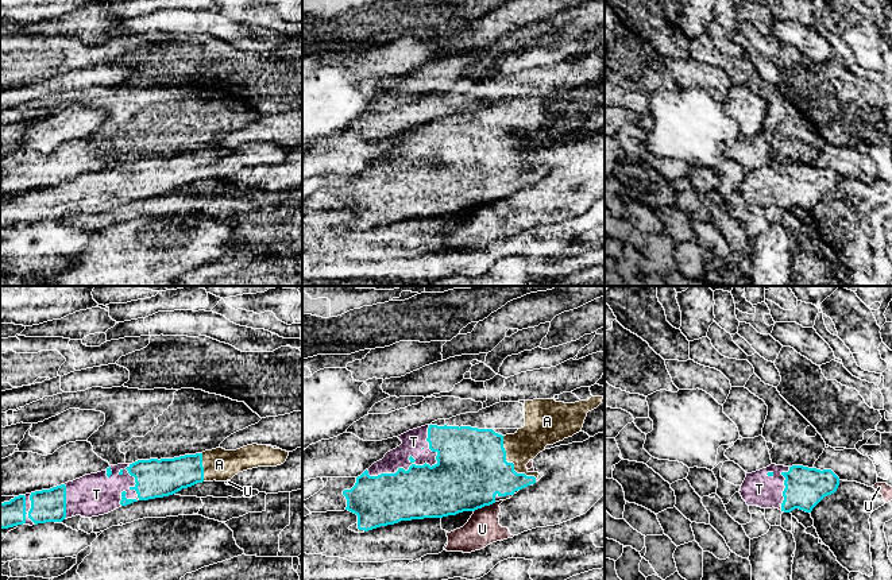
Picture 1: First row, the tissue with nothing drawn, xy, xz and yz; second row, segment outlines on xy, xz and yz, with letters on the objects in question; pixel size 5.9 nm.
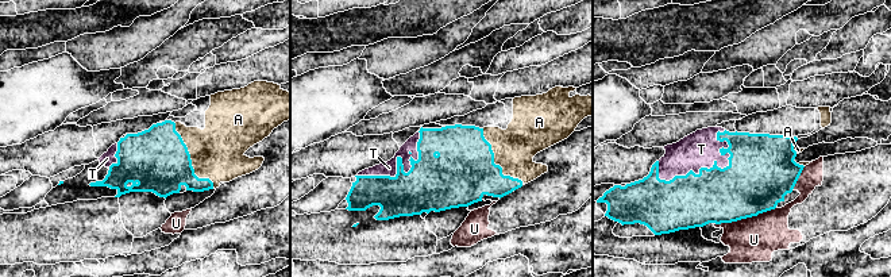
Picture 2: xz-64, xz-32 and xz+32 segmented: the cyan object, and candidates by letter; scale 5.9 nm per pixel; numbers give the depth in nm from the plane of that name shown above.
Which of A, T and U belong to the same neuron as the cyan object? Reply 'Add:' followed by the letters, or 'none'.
Add: A, T

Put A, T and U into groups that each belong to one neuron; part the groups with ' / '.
A T / U

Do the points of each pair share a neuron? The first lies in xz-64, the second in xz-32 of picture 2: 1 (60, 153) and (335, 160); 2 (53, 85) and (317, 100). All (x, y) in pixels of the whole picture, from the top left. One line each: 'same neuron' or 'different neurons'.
1: same neuron
2: same neuron

